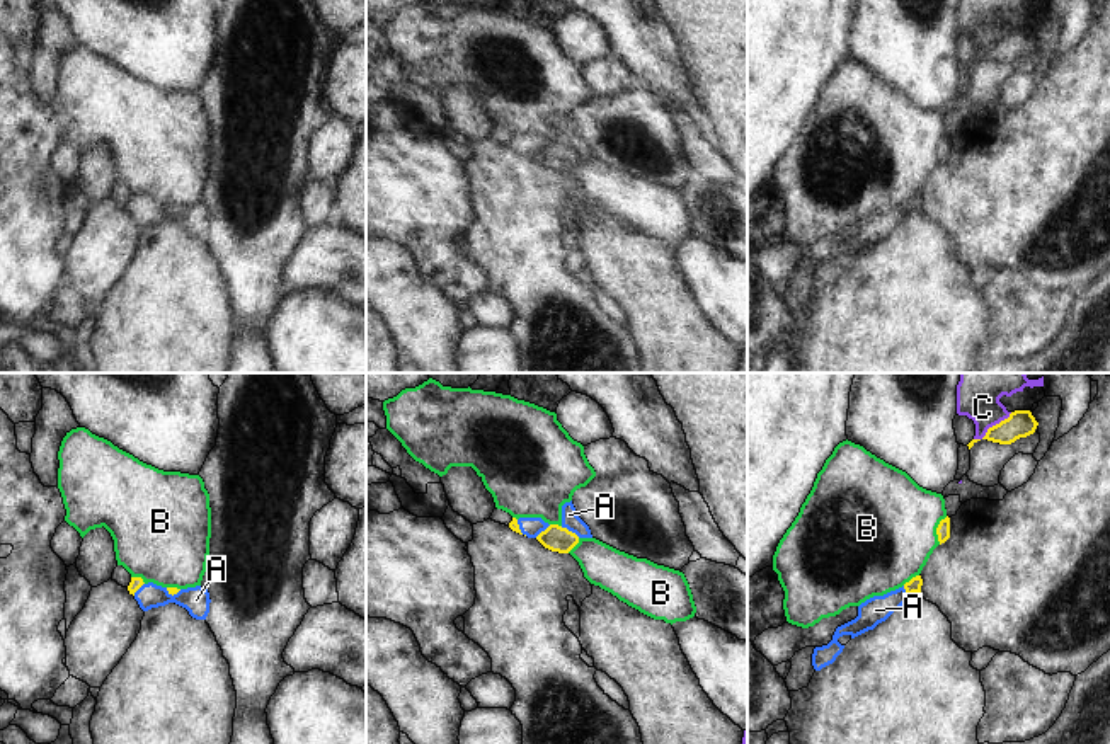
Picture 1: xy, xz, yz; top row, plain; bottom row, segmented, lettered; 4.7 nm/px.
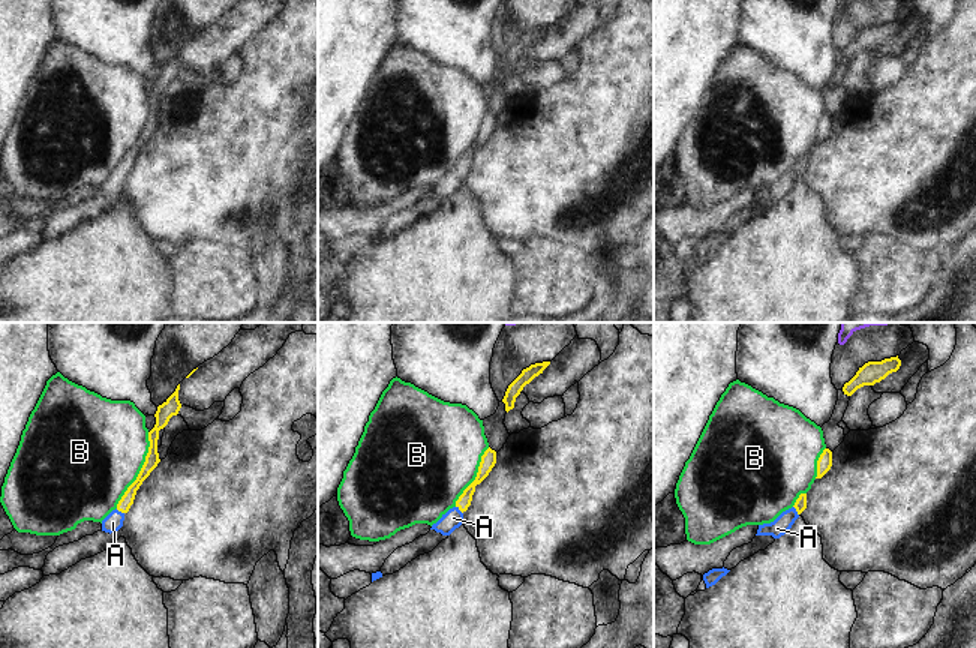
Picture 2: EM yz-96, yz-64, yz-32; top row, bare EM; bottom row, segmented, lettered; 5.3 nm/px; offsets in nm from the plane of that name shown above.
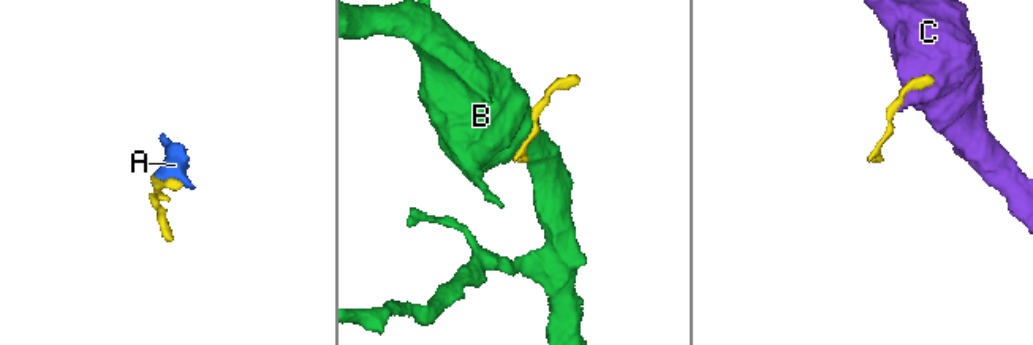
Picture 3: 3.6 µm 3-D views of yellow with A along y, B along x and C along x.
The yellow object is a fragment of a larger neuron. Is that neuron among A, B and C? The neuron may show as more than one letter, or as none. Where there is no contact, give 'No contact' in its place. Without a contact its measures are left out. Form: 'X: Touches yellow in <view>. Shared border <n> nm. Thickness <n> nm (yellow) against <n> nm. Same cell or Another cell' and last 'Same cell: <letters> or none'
A: Touches yellow in xz. Shared border 110 nm. Thickness 120 nm (yellow) against 80 nm. Same cell
B: Touches yellow in yz. Shared border 140 nm. Thickness 60 nm (yellow) against 500 nm. Another cell
C: Touches yellow in yz. Shared border 220 nm. Thickness 130 nm (yellow) against 190 nm. Another cell
Same cell: A.

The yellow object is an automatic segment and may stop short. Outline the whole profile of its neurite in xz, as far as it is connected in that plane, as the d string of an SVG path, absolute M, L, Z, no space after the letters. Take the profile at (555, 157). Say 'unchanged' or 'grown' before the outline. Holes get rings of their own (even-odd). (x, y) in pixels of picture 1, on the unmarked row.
grown; M570 121L562 124L562 143L548 143L541 136L512 136L509 146L528 157L536 157L545 167L569 172L581 157L592 157L589 145L577 134Z

